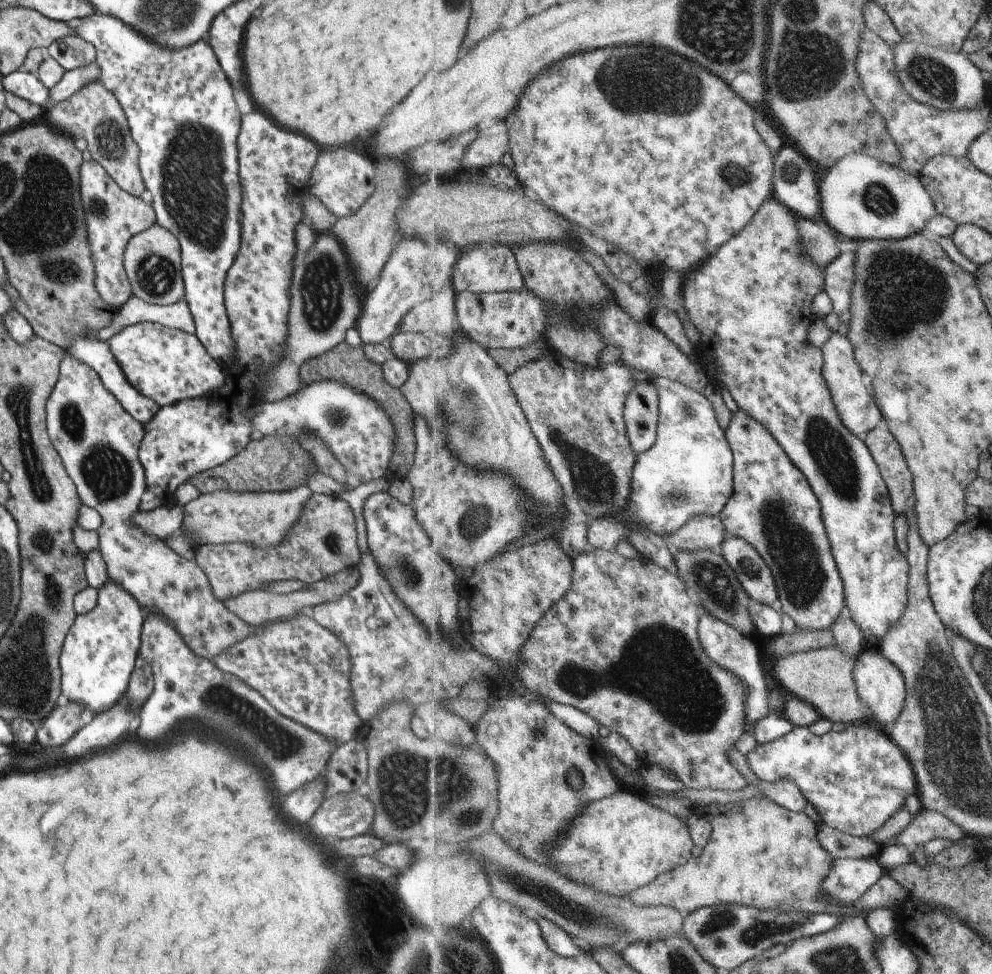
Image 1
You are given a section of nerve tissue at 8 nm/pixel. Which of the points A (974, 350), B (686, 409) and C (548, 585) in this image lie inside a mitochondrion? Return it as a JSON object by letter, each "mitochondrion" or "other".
{"A":"other","B":"mitochondrion","C":"other"}

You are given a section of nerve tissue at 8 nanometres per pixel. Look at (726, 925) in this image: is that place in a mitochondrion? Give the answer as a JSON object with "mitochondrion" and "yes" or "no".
{"mitochondrion":"yes"}

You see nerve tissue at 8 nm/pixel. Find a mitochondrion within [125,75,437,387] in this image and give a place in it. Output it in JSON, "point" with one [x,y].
{"point":[196,194]}

